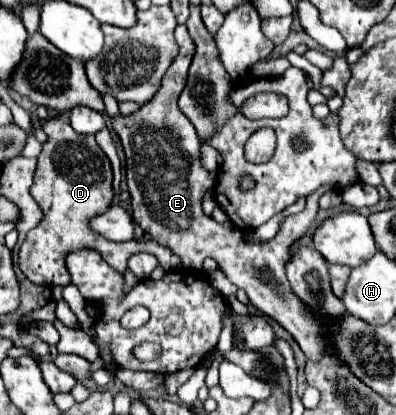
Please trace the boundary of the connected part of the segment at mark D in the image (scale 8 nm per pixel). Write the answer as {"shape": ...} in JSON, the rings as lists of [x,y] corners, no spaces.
{"shape":[[[51,118],[43,122],[43,130],[47,134],[47,142],[43,144],[43,150],[37,158],[37,170],[33,176],[31,196],[43,210],[43,220],[27,234],[25,242],[21,244],[19,252],[19,268],[21,272],[33,282],[33,284],[71,284],[71,274],[67,272],[67,256],[75,250],[97,250],[103,260],[117,270],[119,274],[125,274],[127,262],[137,252],[149,252],[155,254],[159,264],[171,272],[181,270],[179,258],[171,254],[165,246],[159,246],[155,242],[107,242],[105,238],[93,234],[89,230],[89,218],[105,212],[113,200],[113,188],[111,188],[111,162],[95,142],[93,134],[79,134],[71,130],[67,122],[61,118]]]}

